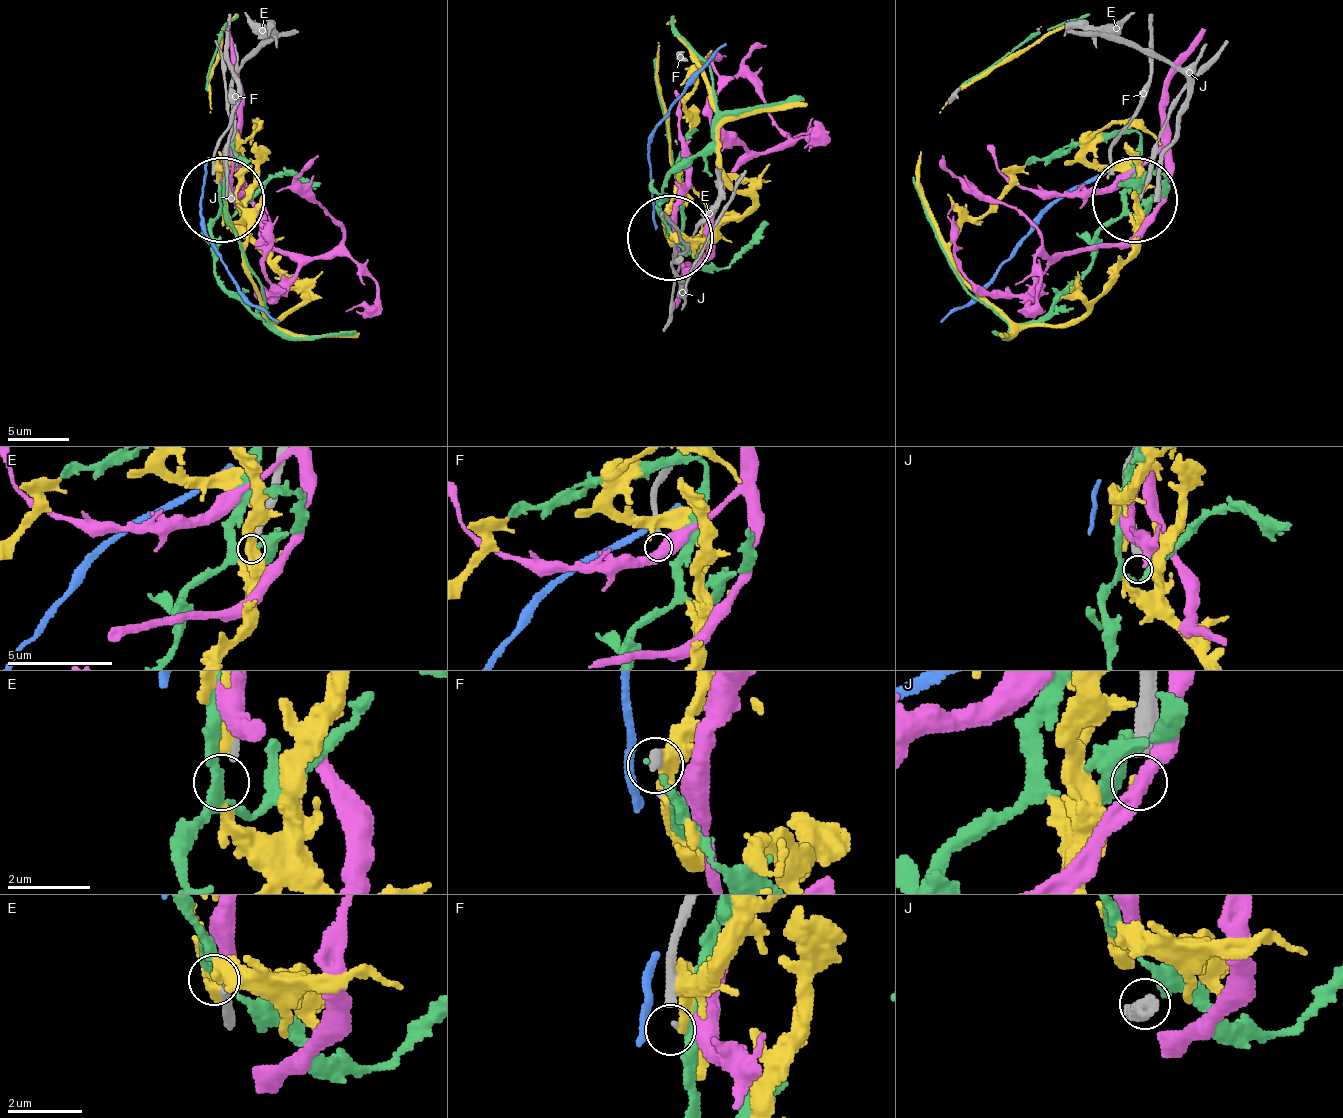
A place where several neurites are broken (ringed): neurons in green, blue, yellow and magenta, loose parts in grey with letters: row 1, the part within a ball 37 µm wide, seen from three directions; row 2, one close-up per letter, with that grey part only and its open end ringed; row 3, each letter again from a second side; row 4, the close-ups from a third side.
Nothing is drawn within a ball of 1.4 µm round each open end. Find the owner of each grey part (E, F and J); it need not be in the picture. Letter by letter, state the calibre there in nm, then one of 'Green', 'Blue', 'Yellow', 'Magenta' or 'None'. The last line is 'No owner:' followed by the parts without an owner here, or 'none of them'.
E: Thickness 200 nm. None
F: Thickness 120 nm. None
J: Thickness 480 nm. None
No owner: E, F, J

